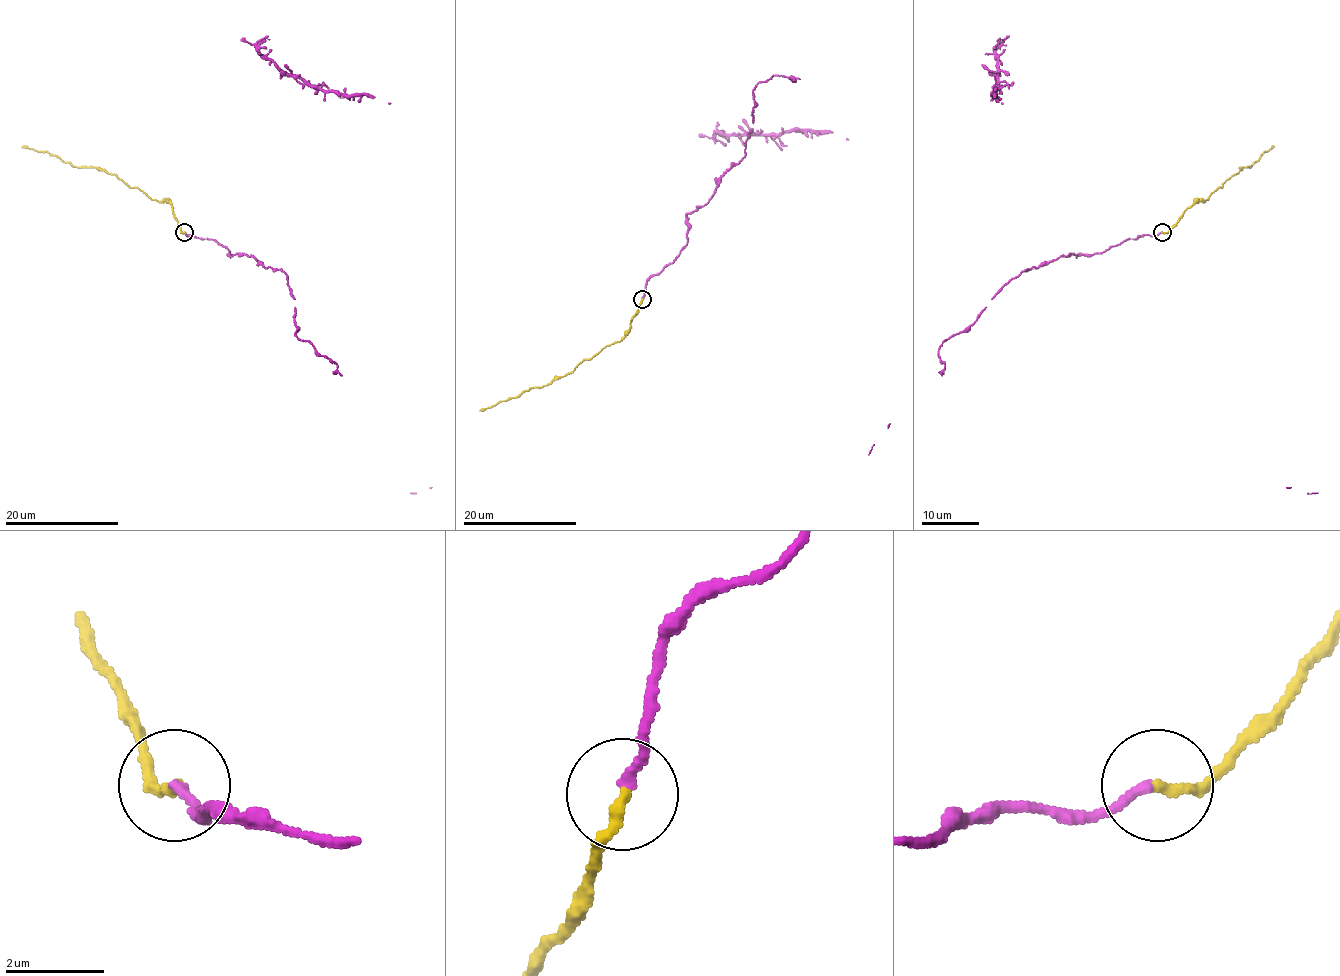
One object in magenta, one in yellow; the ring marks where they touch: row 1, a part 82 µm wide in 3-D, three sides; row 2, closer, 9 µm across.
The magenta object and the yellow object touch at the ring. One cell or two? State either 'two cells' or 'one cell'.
one cell

